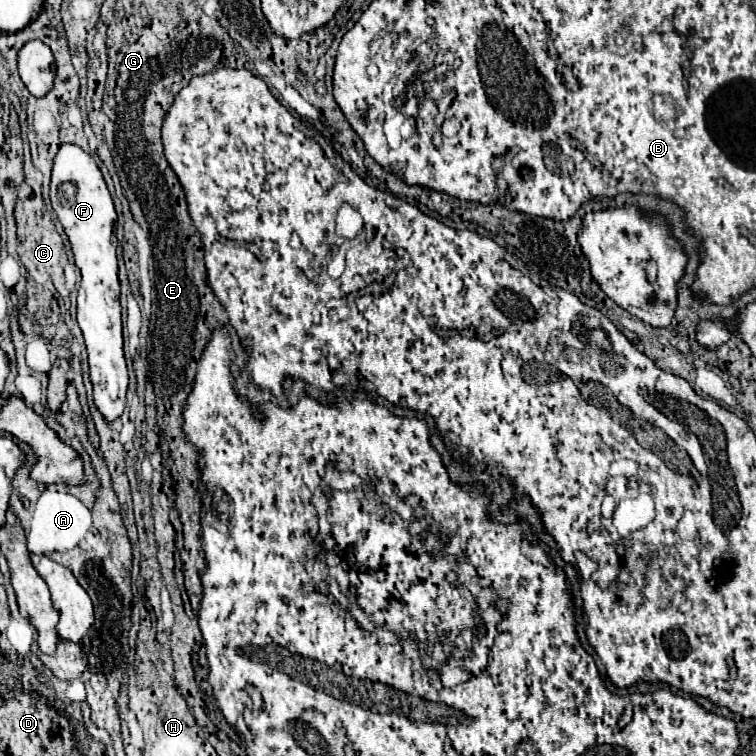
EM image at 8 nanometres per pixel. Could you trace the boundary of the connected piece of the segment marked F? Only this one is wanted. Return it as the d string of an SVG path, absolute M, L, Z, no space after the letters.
M62 144L54 168L52 168L52 182L50 182L50 198L52 208L58 220L64 226L64 232L72 244L76 266L82 272L82 284L78 290L78 324L84 334L84 342L88 348L88 362L90 362L90 380L94 384L94 402L98 410L106 416L106 420L114 420L122 414L126 404L126 390L128 390L128 368L122 350L122 306L118 302L120 296L120 280L118 280L118 260L116 260L116 238L114 238L114 224L116 224L116 210L104 176L94 162L94 158L76 144Z

